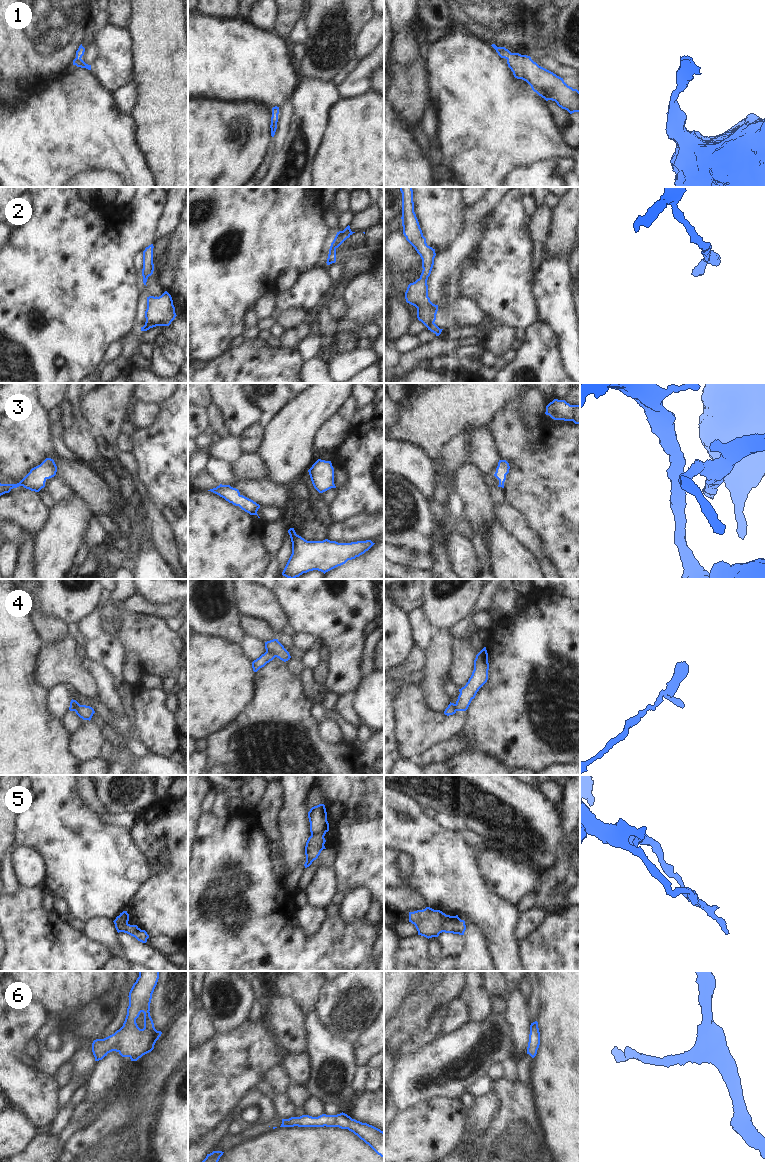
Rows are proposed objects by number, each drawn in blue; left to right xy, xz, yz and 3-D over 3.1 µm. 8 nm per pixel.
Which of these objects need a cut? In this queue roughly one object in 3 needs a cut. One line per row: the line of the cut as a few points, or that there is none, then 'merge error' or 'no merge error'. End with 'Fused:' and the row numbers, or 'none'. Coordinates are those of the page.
1: no cut; no merge error
2: no cut; no merge error
3: no cut; no merge error
4: cut in xz along (266, 650), (275, 656); merge error
5: cut in yz along (447, 915), (442, 925), (442, 931); merge error
6: no cut; no merge error
Fused: 4, 5

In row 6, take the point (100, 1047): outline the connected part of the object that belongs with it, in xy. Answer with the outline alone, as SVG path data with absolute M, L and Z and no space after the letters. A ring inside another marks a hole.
M139 971L139 977L129 992L129 1006L123 1026L114 1034L92 1043L95 1061L102 1060L112 1051L118 1052L122 1057L129 1057L131 1061L137 1061L154 1049L162 1032L155 1029L149 1011L158 979L159 971ZM141 1012L144 1013L143 1029L136 1023Z

